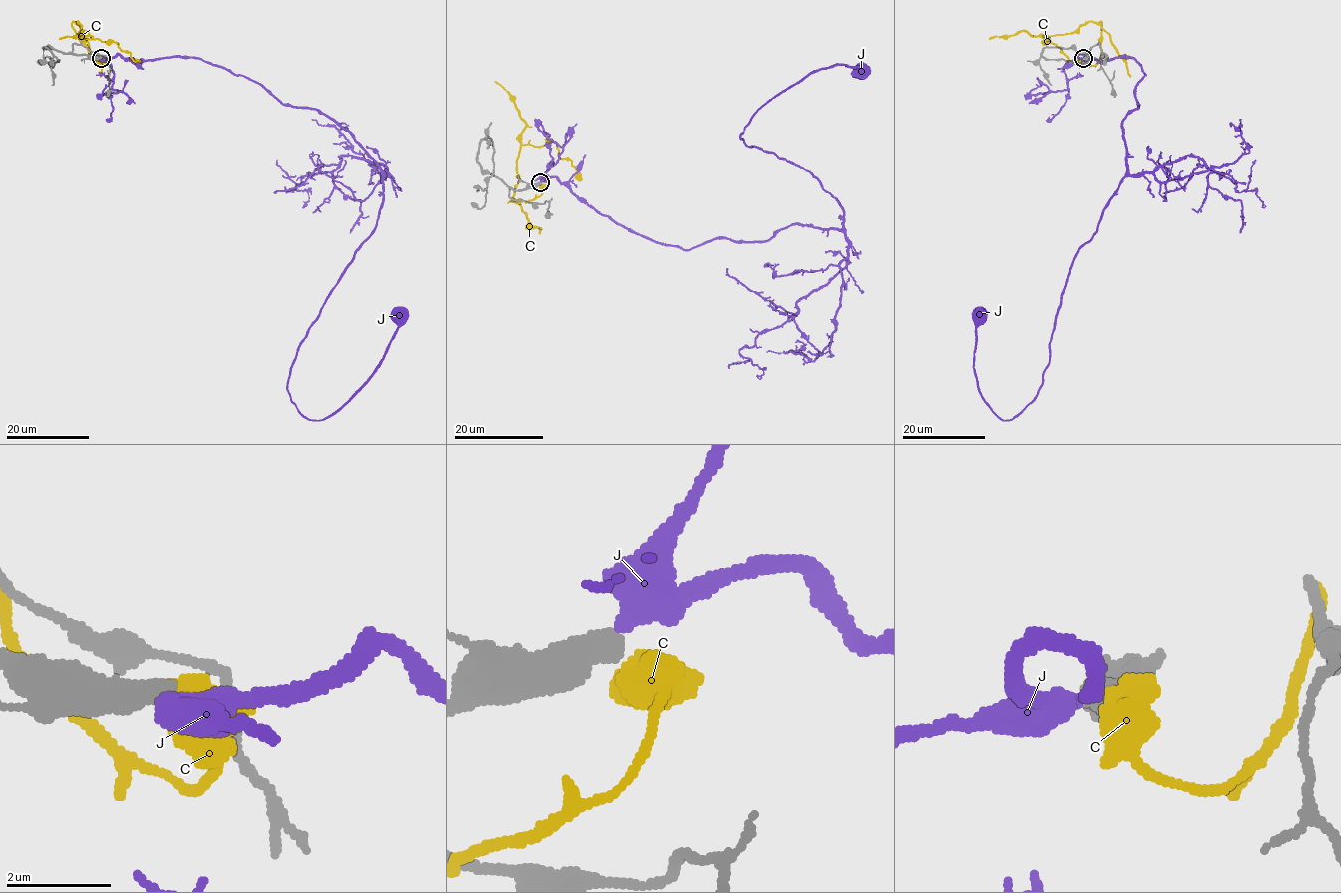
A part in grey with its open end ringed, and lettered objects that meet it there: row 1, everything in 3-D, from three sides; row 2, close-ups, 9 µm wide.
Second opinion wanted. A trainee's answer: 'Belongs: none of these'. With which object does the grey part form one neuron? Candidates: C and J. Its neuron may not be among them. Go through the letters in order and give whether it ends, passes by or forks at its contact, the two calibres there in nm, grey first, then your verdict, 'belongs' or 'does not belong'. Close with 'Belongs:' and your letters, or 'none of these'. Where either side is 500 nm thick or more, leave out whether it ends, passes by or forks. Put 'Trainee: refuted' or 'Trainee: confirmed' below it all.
C: 550/750 nm | does not belong
J: 500/480 nm | belongs
Belongs: J
Trainee: refuted

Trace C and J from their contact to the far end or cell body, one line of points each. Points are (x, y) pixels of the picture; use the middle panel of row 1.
C: (541, 184), (543, 192), (531, 200), (508, 202), (522, 145), (554, 142), (581, 180)
J: (540, 182), (684, 249), (843, 228), (809, 171), (740, 137), (805, 76), (862, 69)

